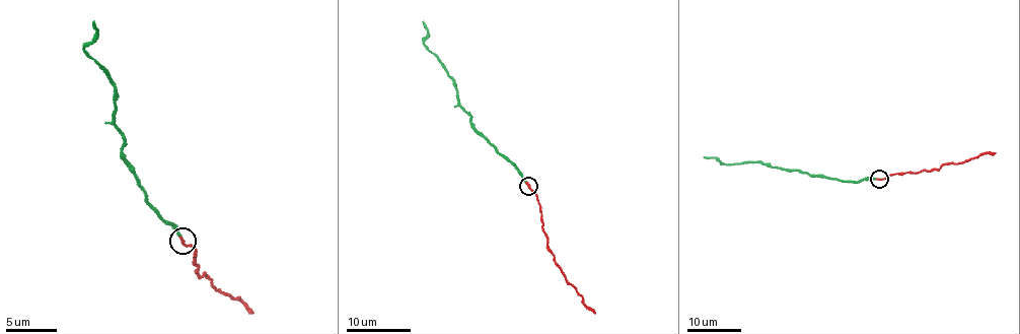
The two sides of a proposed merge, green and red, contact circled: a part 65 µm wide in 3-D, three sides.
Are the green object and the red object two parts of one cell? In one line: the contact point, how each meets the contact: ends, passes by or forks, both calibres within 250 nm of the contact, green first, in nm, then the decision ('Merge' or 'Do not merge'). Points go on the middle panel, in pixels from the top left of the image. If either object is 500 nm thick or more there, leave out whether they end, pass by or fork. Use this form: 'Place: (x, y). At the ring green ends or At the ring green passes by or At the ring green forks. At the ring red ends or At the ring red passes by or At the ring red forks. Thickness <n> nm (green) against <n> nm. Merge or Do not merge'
Place: (528, 186). At the ring green passes by. At the ring red ends. Thickness 90 nm (green) against 240 nm. Do not merge

